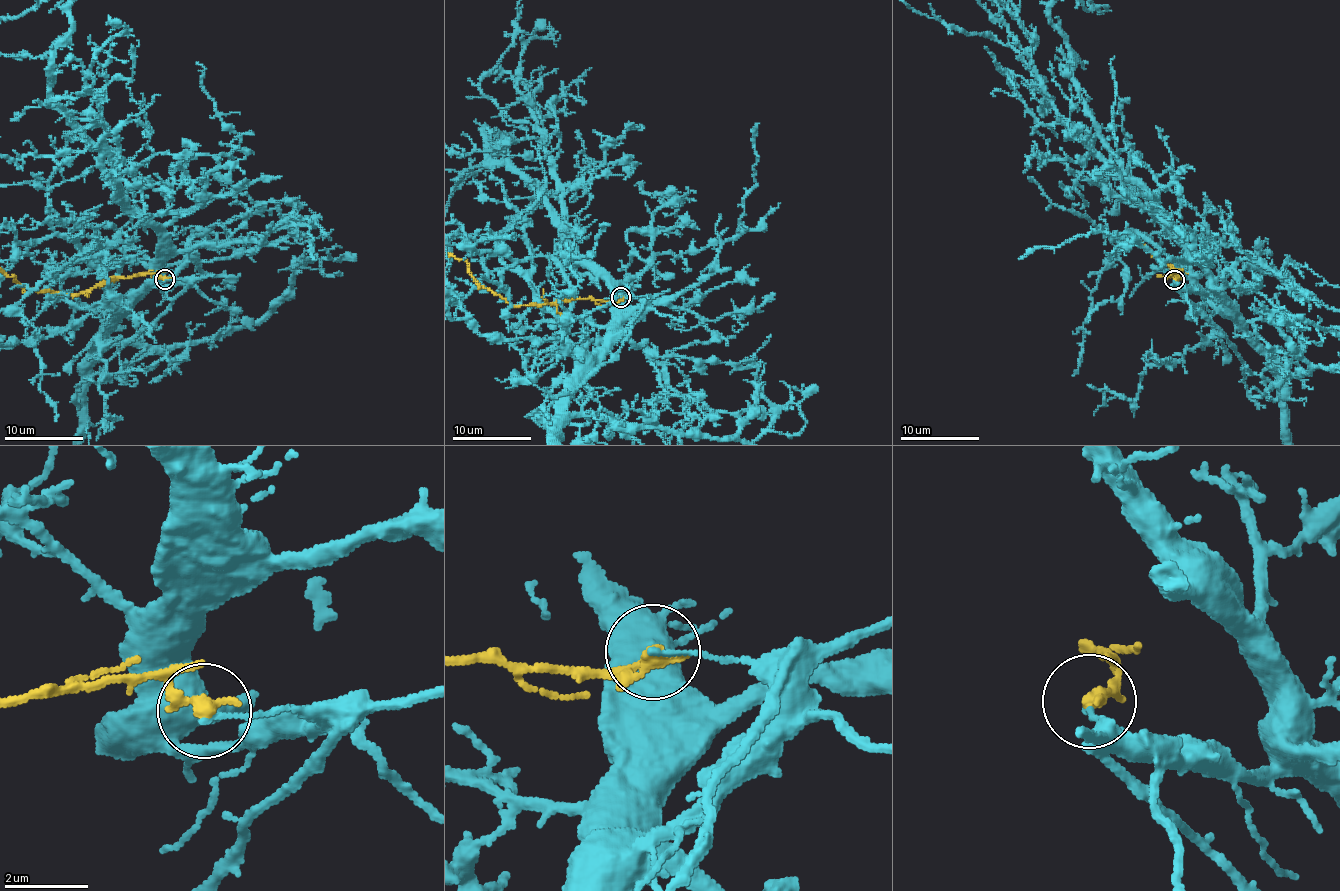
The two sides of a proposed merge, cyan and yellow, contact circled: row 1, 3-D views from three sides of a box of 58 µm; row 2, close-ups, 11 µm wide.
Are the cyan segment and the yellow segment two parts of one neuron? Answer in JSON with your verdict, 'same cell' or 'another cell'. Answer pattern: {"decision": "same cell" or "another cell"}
{"decision": "another cell"}

